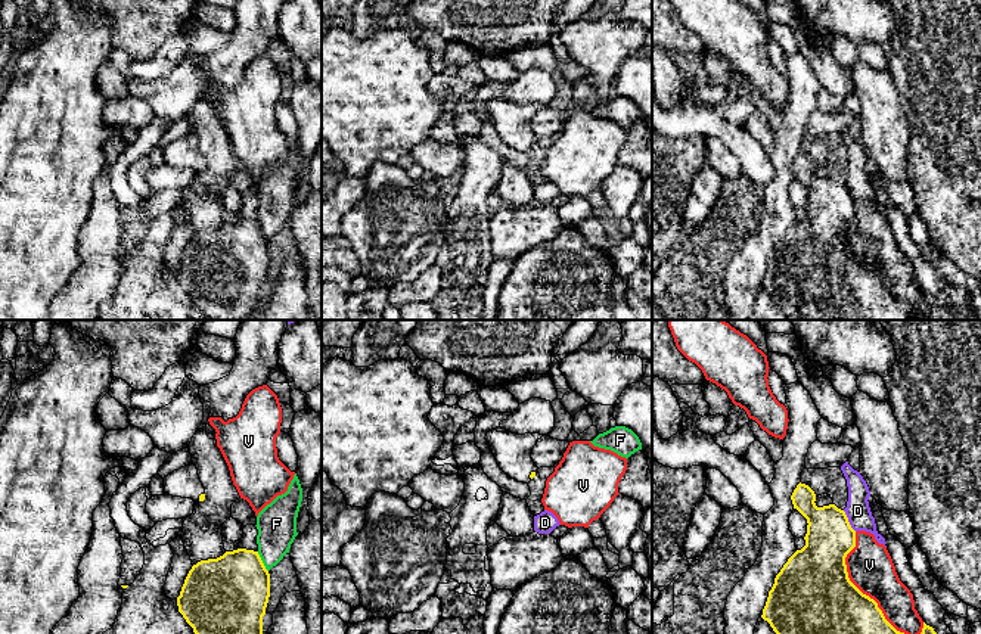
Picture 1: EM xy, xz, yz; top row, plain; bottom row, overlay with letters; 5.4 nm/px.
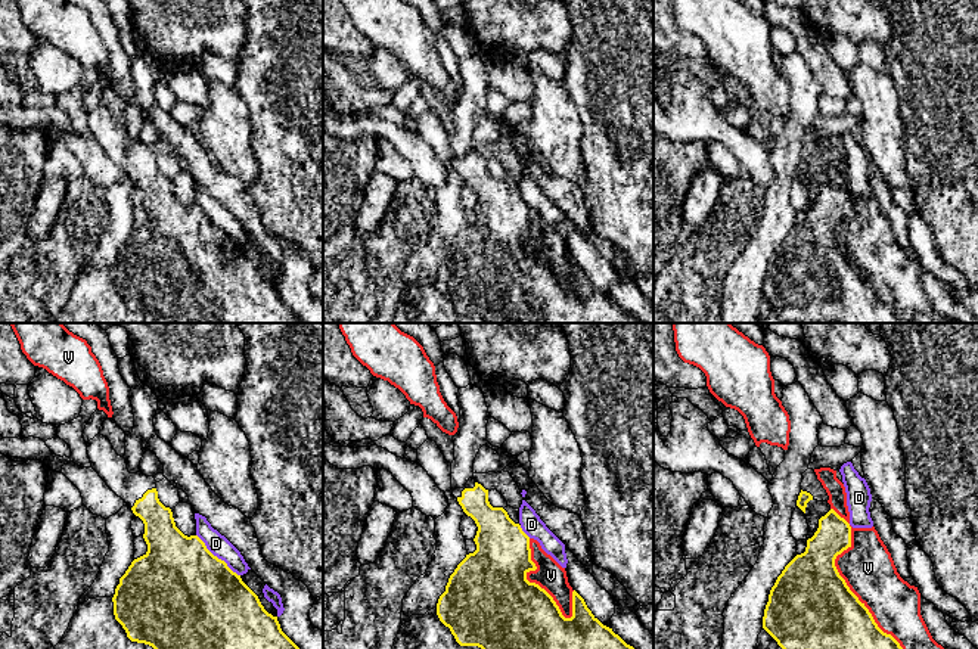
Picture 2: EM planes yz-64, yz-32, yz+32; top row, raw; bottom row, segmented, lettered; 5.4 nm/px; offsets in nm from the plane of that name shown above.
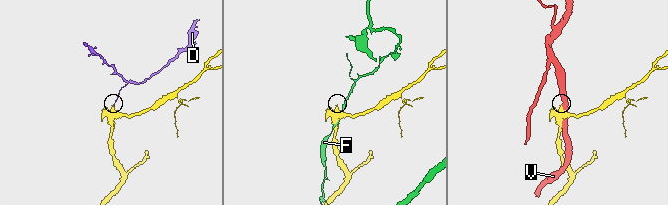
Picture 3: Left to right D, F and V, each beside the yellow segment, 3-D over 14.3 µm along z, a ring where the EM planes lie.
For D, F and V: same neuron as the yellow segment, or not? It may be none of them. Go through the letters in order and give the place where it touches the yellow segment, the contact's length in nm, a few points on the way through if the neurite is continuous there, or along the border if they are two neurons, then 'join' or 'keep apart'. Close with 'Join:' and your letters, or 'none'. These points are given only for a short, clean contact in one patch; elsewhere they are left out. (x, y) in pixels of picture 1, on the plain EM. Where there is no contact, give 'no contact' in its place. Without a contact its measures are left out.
D: yz (847, 190) | 140 nm | keep apart
F: xy (261, 232) | 130 nm | keep apart
V: yz (862, 263) | 650 nm | keep apart
Join: none

